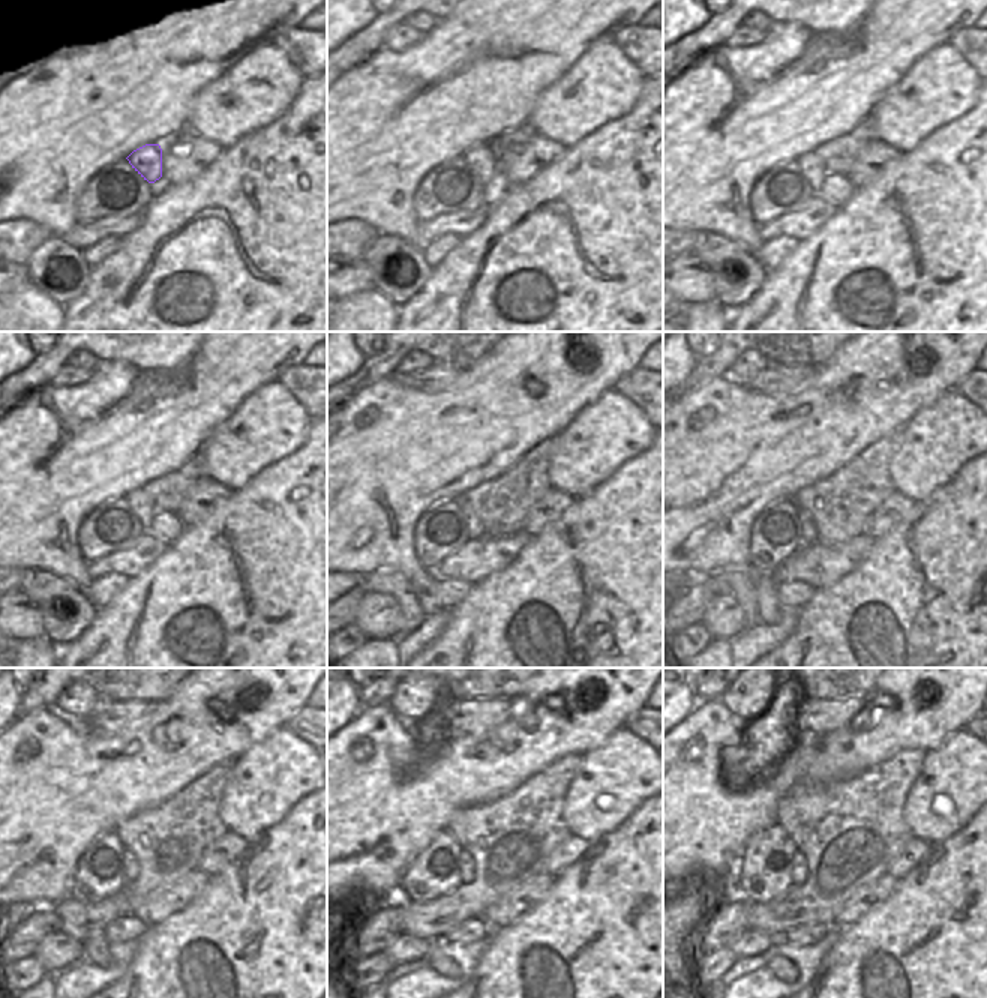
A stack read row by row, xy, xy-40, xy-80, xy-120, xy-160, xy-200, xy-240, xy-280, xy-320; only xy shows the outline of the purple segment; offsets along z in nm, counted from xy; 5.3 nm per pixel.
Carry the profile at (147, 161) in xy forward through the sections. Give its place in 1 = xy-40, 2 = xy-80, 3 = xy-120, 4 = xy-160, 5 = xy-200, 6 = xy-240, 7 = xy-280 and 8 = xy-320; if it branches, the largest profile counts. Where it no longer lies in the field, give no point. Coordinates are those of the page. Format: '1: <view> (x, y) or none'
1: xy-40 (480, 159)
2: xy-80 (812, 167)
3: xy-120 (138, 500)
4: xy-160 (476, 532)
5: xy-200 (807, 524)
6: xy-240 (131, 865)
7: xy-280 (465, 860)
8: xy-320 (798, 869)

